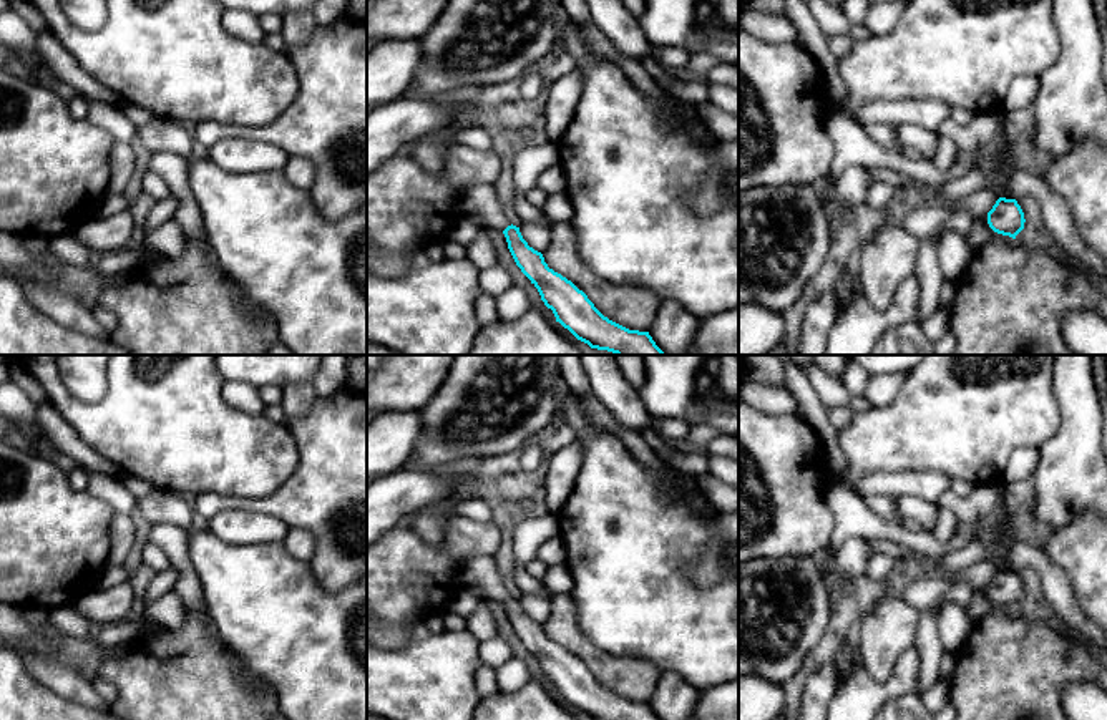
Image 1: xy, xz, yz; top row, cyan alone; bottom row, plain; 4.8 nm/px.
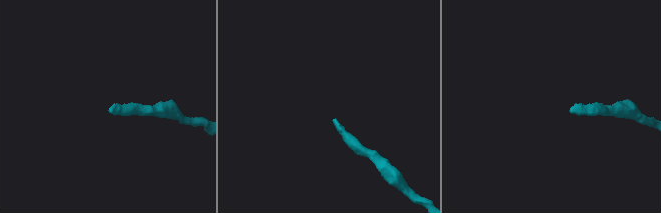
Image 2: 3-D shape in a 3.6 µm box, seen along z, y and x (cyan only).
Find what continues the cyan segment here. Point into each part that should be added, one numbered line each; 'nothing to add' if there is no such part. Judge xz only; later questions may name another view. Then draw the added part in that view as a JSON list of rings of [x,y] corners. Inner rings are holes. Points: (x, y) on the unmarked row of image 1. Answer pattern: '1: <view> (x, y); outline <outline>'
1: xz (480, 573); outline [[[490,556],[465,559],[455,581],[460,589],[480,589],[483,601],[505,602],[511,597],[501,581],[495,559]]]

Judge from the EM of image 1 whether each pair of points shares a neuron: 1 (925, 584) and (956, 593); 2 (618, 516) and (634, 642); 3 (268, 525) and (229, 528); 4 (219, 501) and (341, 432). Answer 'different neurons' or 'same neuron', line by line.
1: different neurons
2: same neuron
3: same neuron
4: same neuron

